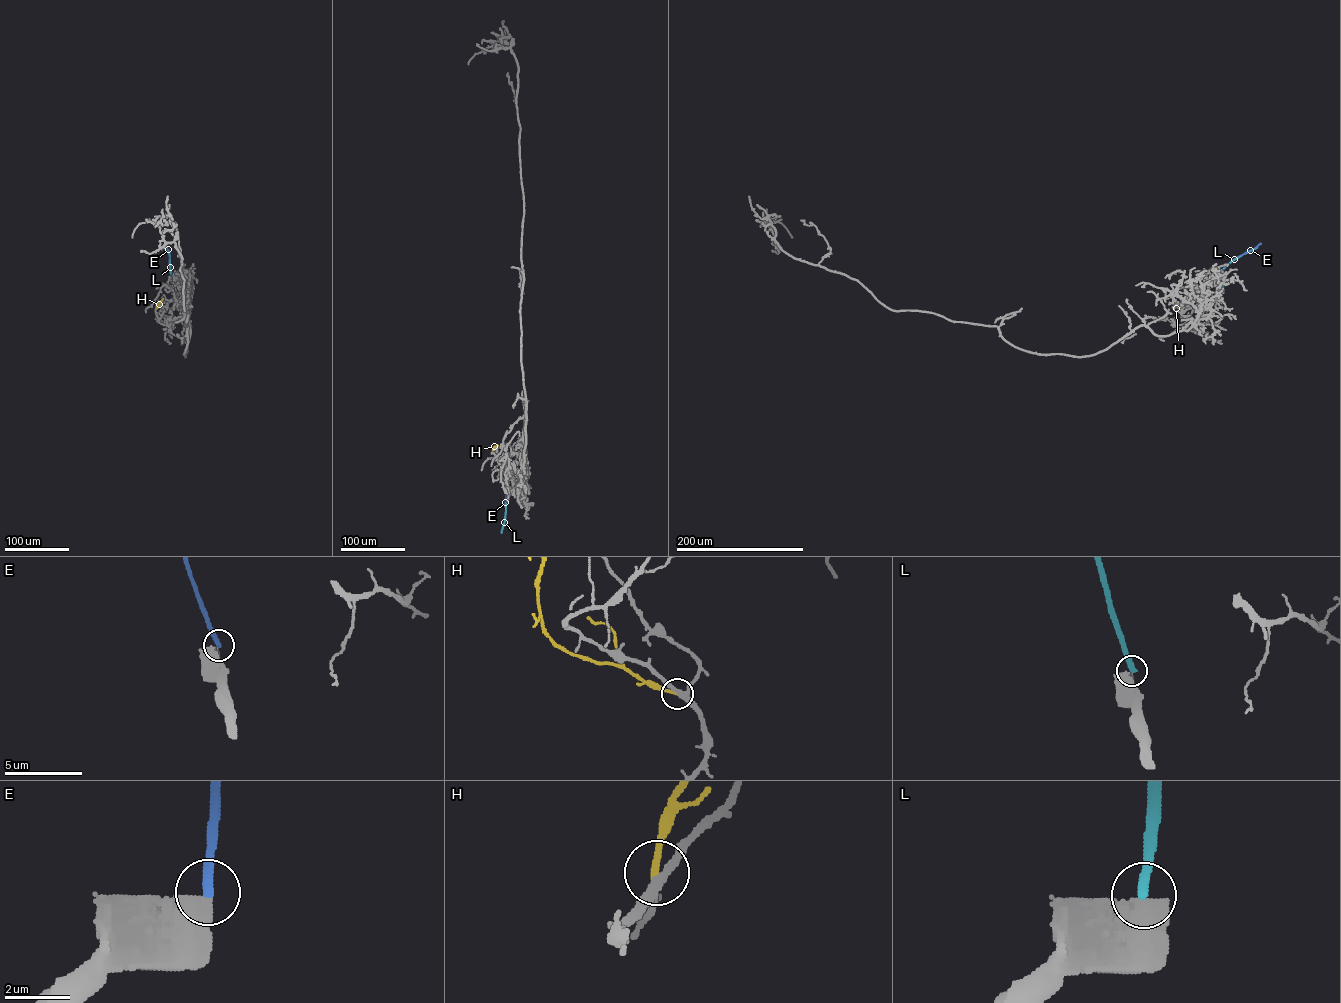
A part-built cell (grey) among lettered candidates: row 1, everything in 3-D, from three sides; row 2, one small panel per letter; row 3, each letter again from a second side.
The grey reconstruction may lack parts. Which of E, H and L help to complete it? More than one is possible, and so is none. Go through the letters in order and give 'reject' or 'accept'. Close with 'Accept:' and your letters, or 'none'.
E: reject
H: reject
L: reject
Accept: none

